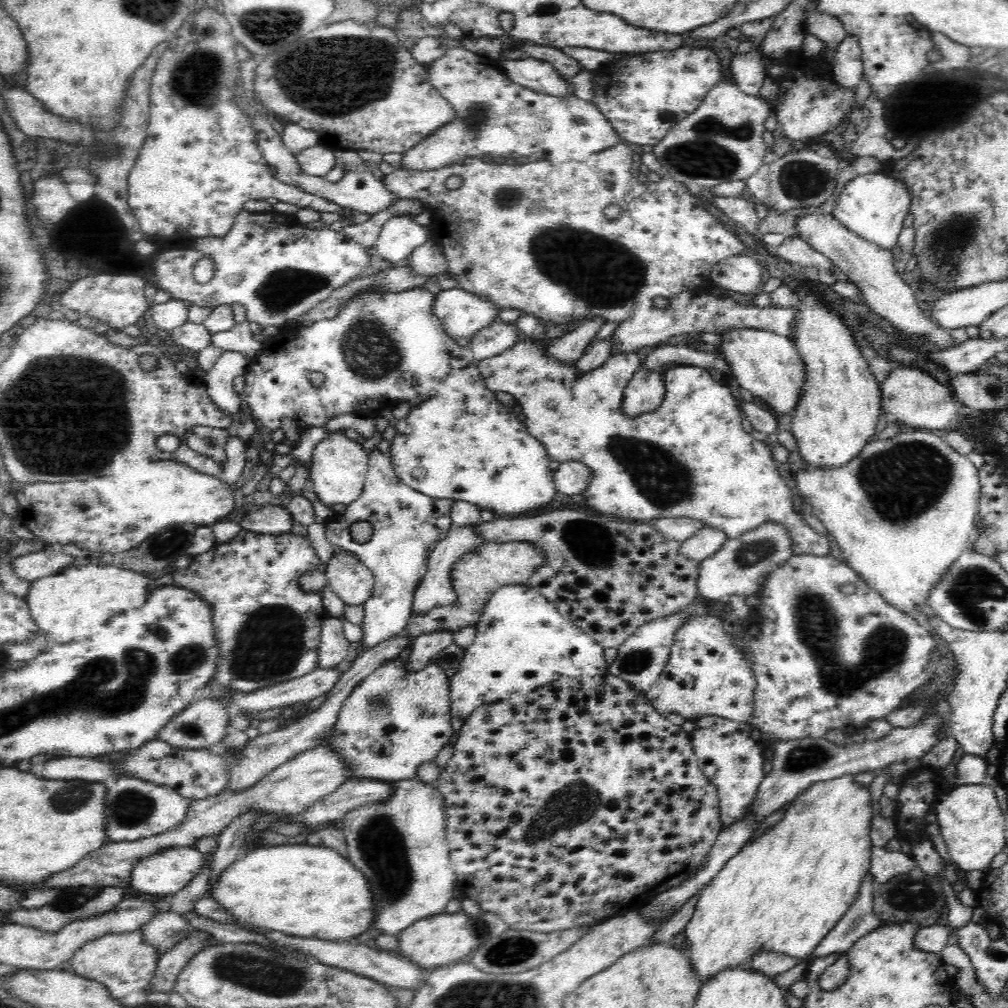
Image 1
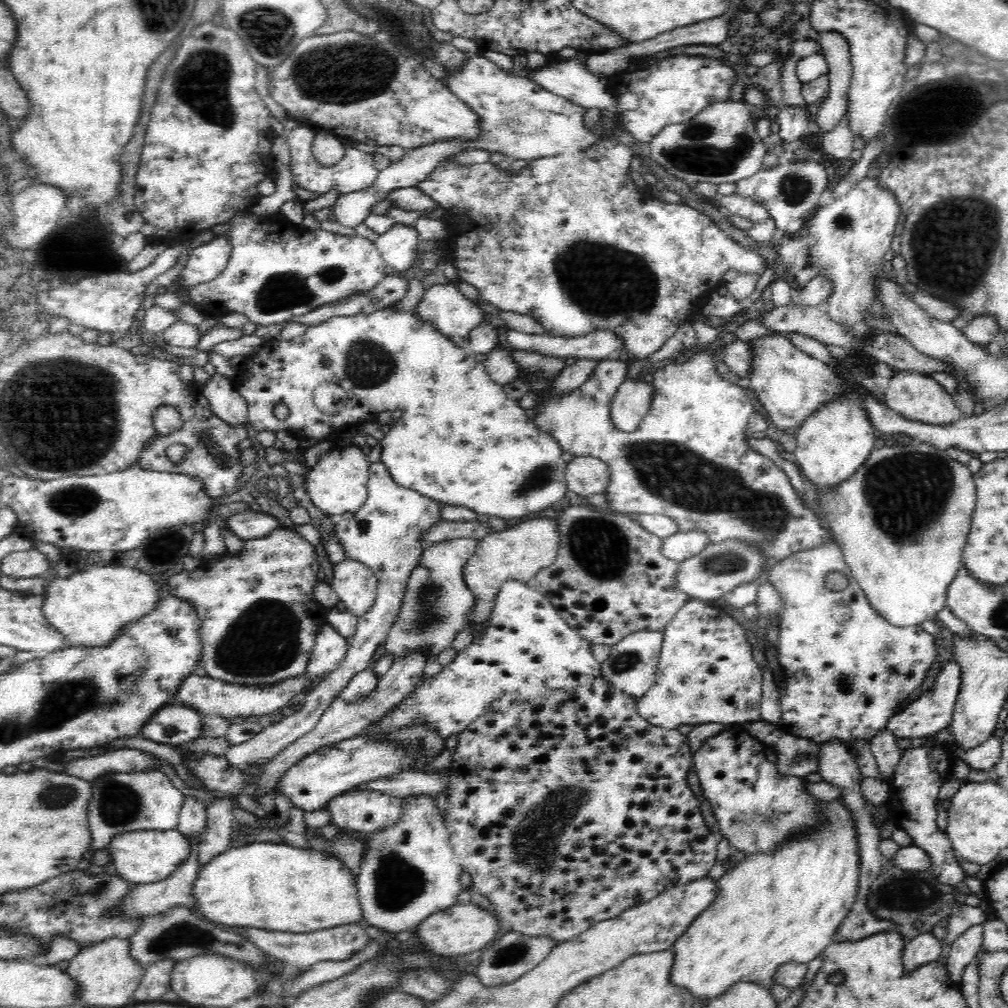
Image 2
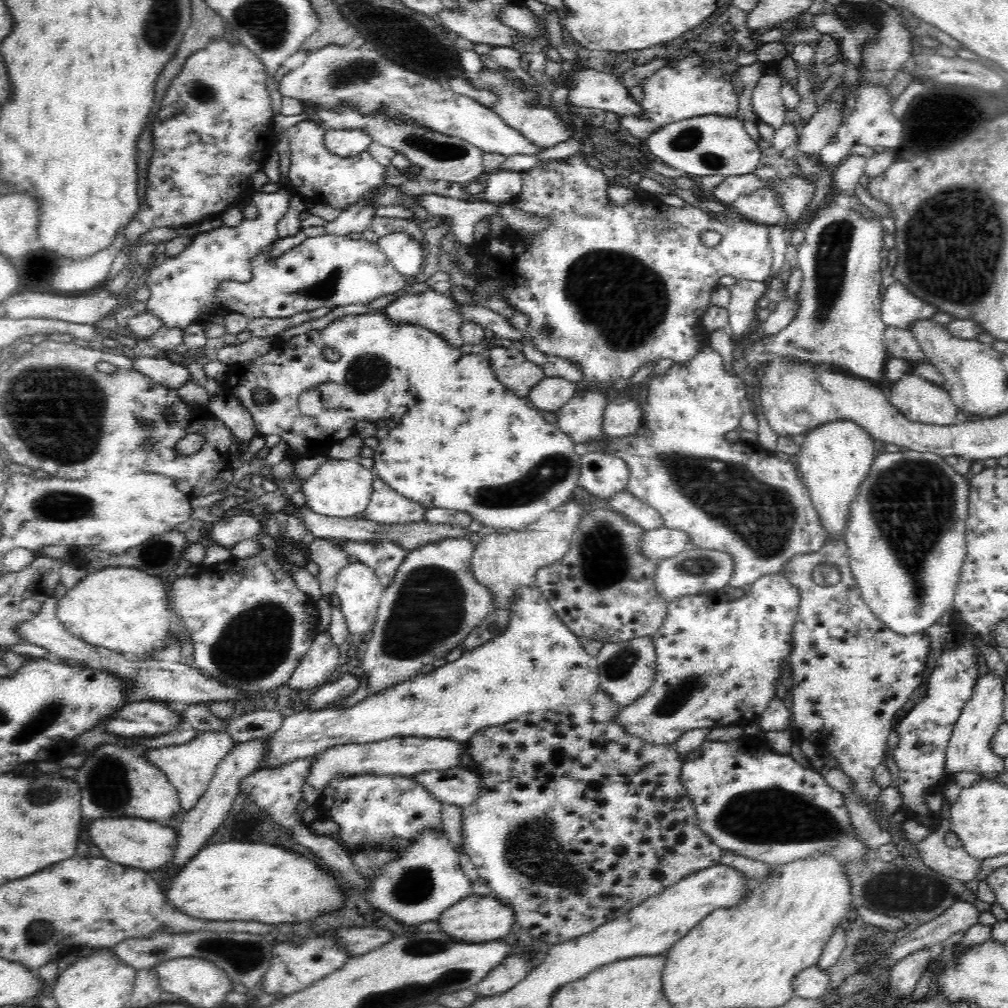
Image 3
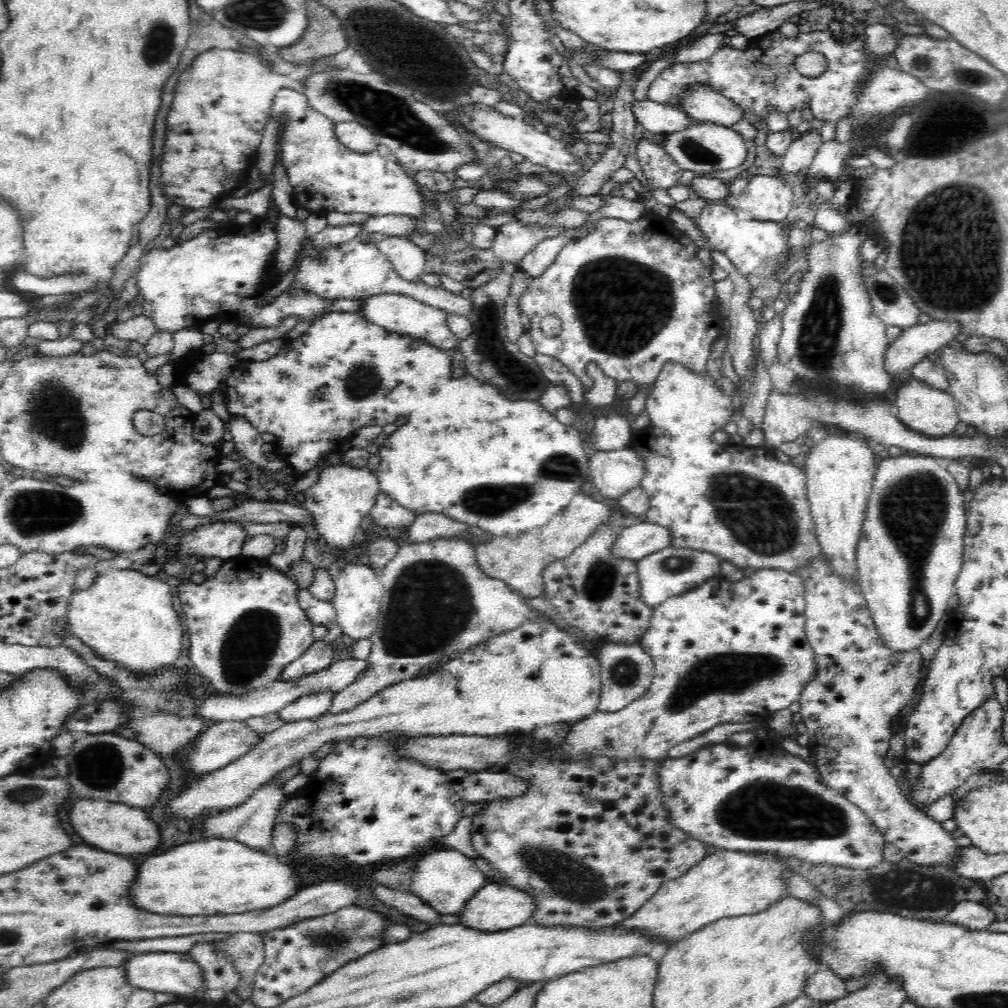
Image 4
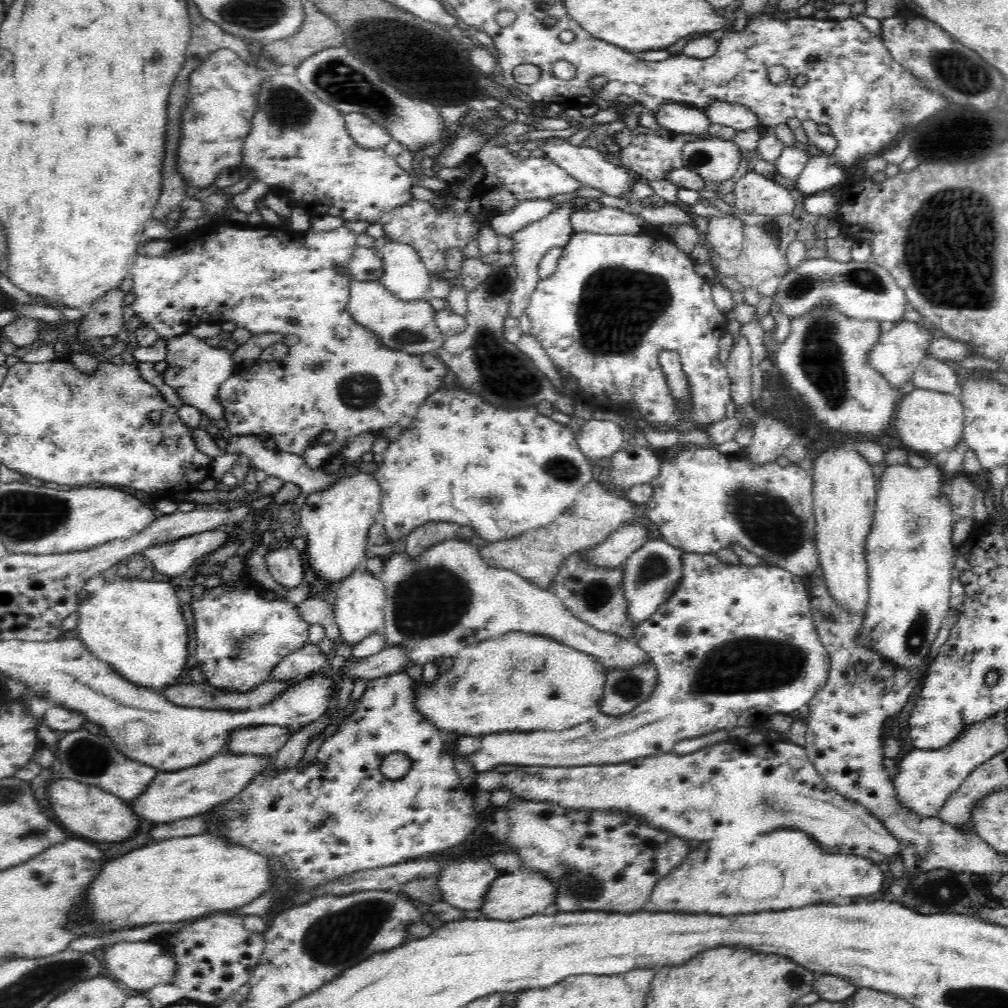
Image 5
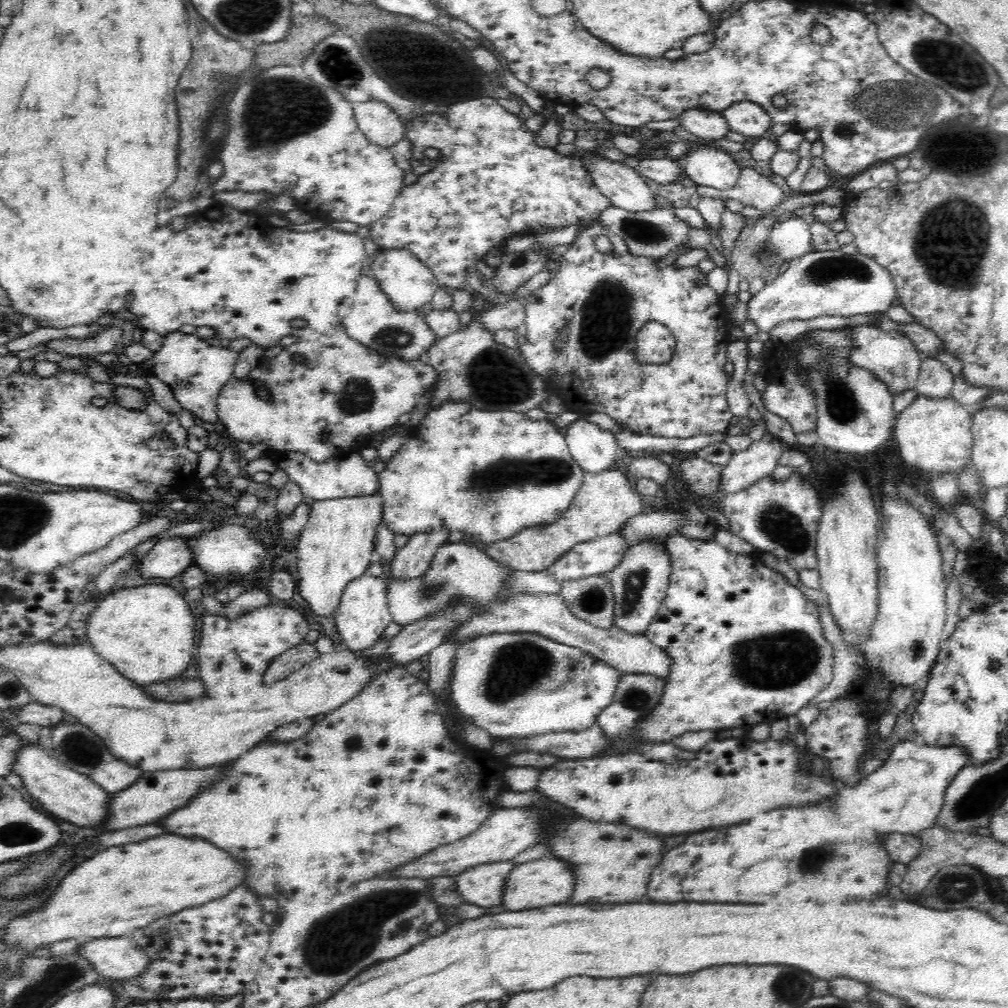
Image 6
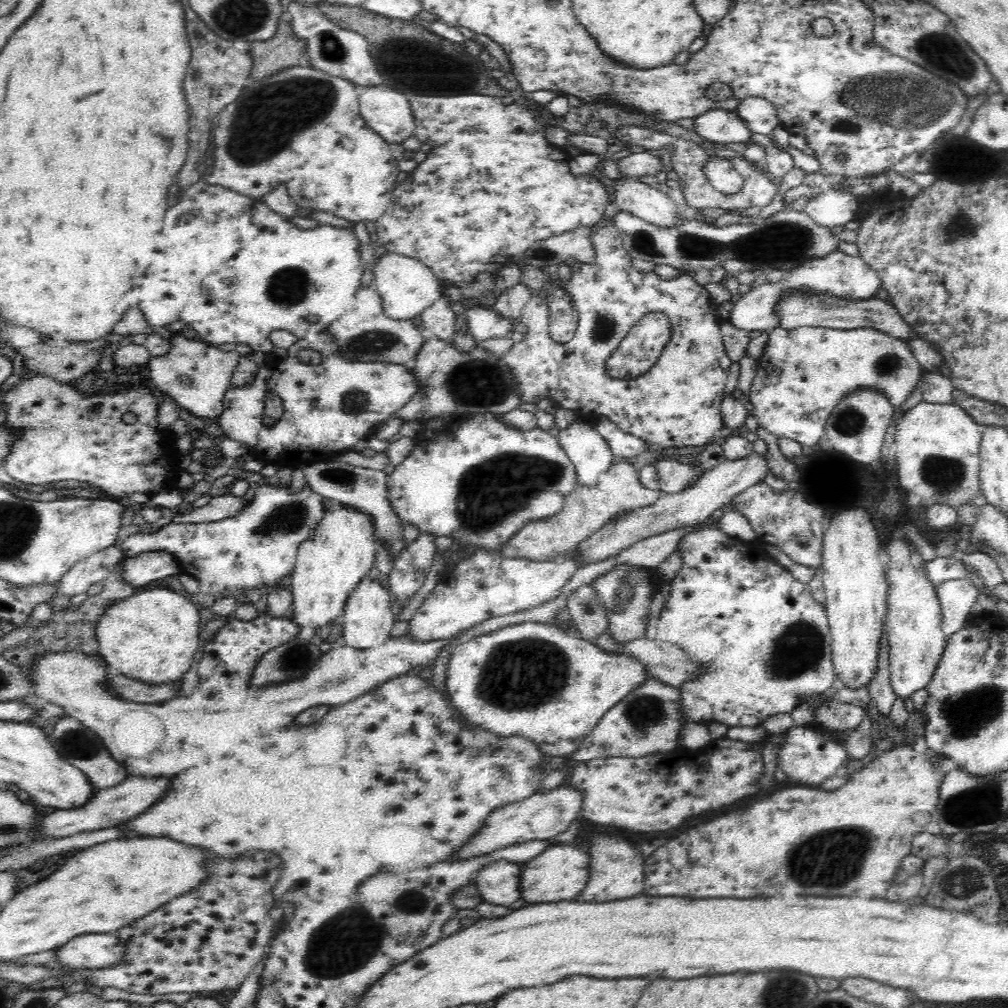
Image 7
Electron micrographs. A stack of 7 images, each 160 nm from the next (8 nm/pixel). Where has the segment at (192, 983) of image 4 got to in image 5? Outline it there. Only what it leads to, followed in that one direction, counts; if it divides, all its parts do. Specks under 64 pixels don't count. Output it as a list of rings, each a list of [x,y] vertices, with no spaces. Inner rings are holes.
[[[149,941],[146,942],[116,942],[112,946],[107,946],[104,950],[104,966],[108,972],[121,980],[122,986],[128,990],[134,990],[131,993],[137,993],[138,990],[146,990],[159,984],[171,983],[177,964],[174,957],[166,953],[160,946]]]

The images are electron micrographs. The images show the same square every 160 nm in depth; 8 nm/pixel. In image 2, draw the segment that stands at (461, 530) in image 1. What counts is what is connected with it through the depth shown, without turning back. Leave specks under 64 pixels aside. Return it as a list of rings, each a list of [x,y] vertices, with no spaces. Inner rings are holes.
[[[458,538],[435,543],[421,554],[421,560],[418,561],[417,567],[414,567],[410,573],[400,612],[381,644],[385,656],[393,656],[397,661],[416,652],[416,650],[425,650],[429,654],[427,656],[429,660],[434,661],[442,650],[451,648],[457,634],[460,634],[464,628],[473,626],[468,619],[468,614],[470,614],[470,608],[474,606],[476,597],[470,593],[462,572],[467,560],[475,553],[476,549],[477,540]]]

